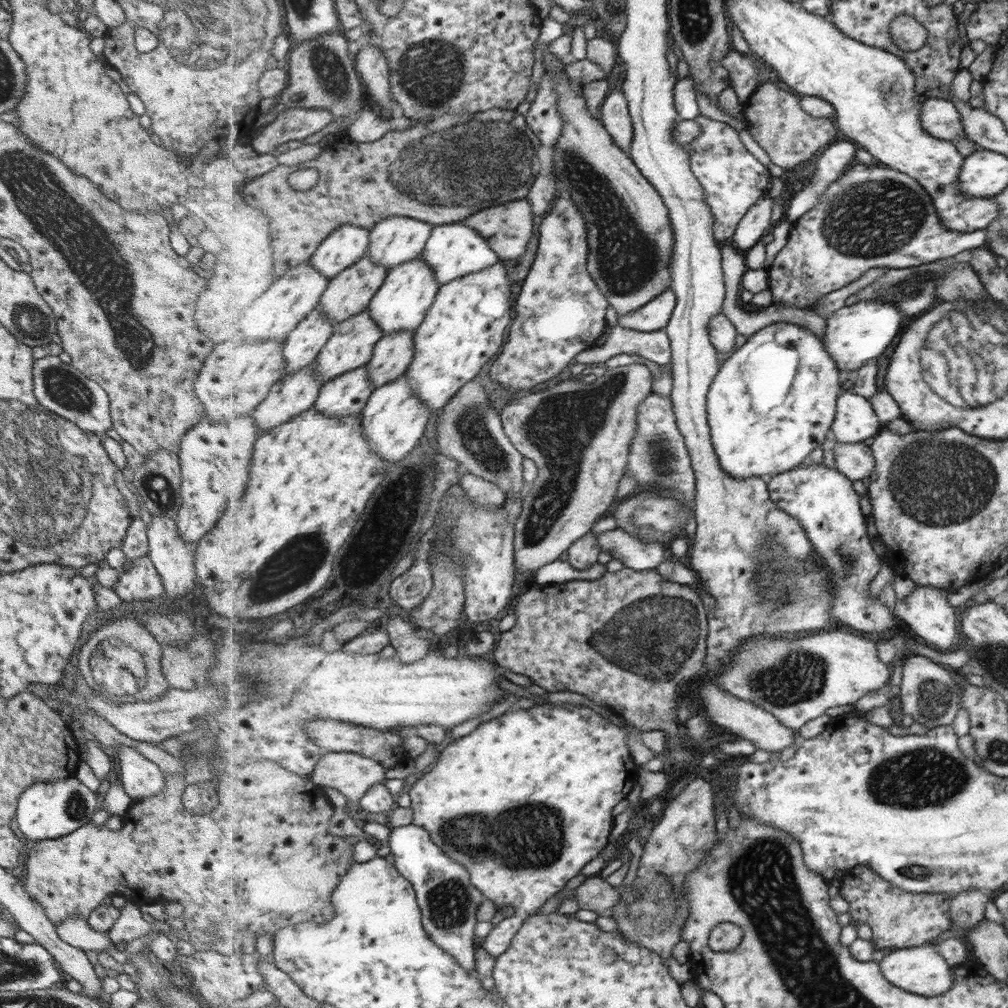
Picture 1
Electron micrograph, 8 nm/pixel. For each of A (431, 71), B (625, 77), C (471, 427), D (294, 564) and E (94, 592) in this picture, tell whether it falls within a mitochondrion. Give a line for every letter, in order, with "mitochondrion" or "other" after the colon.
A: mitochondrion
B: other
C: mitochondrion
D: mitochondrion
E: other

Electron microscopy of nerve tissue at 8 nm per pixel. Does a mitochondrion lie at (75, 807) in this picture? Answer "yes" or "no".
yes

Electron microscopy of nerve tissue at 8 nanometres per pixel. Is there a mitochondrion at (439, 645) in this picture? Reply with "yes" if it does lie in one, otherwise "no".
no

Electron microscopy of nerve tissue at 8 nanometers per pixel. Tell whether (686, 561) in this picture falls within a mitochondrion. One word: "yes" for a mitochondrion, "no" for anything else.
no

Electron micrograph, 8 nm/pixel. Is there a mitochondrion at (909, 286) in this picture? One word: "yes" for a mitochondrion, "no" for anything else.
yes

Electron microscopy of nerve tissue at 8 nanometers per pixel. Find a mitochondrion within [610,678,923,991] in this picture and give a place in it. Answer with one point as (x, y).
(655, 911)

